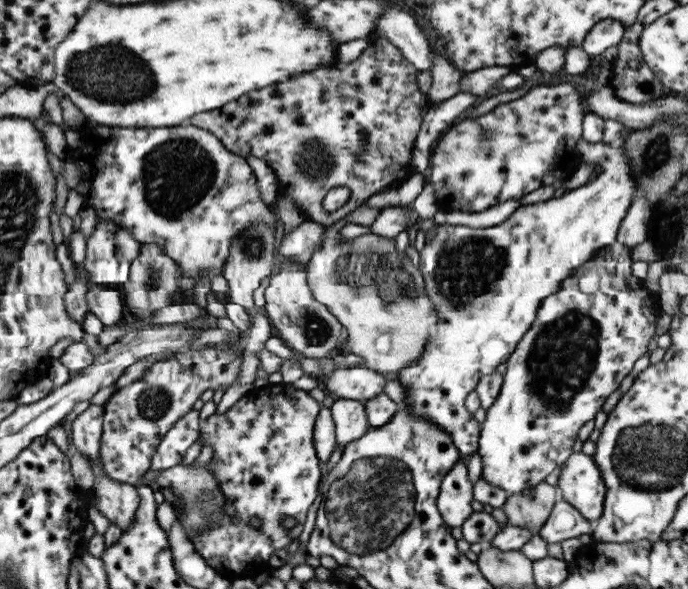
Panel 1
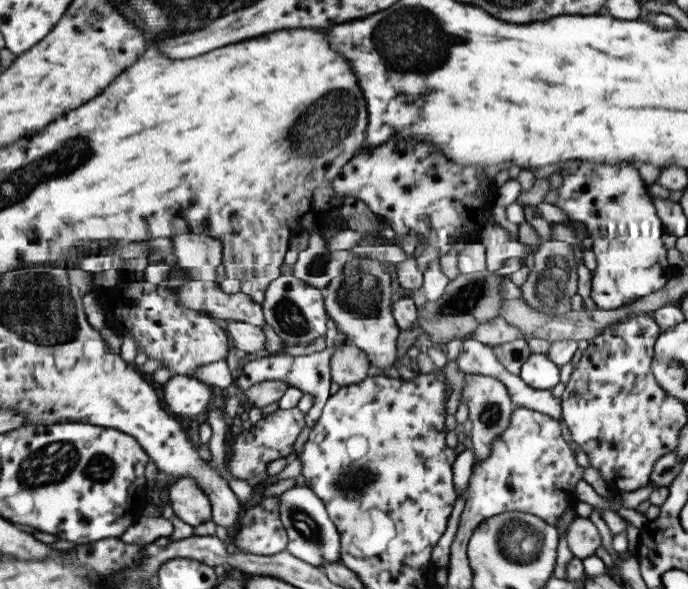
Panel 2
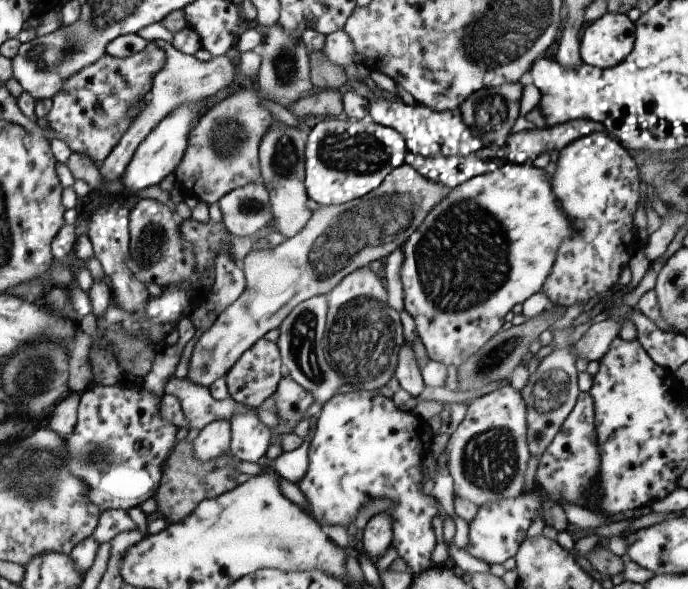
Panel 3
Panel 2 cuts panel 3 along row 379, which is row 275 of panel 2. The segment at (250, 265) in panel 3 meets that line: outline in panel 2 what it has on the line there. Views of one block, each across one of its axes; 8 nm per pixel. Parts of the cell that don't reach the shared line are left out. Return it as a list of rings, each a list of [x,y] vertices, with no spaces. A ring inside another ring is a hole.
[[[177,234],[169,236],[176,264],[186,269],[191,281],[214,281],[215,268],[222,264],[221,243],[210,236]]]

